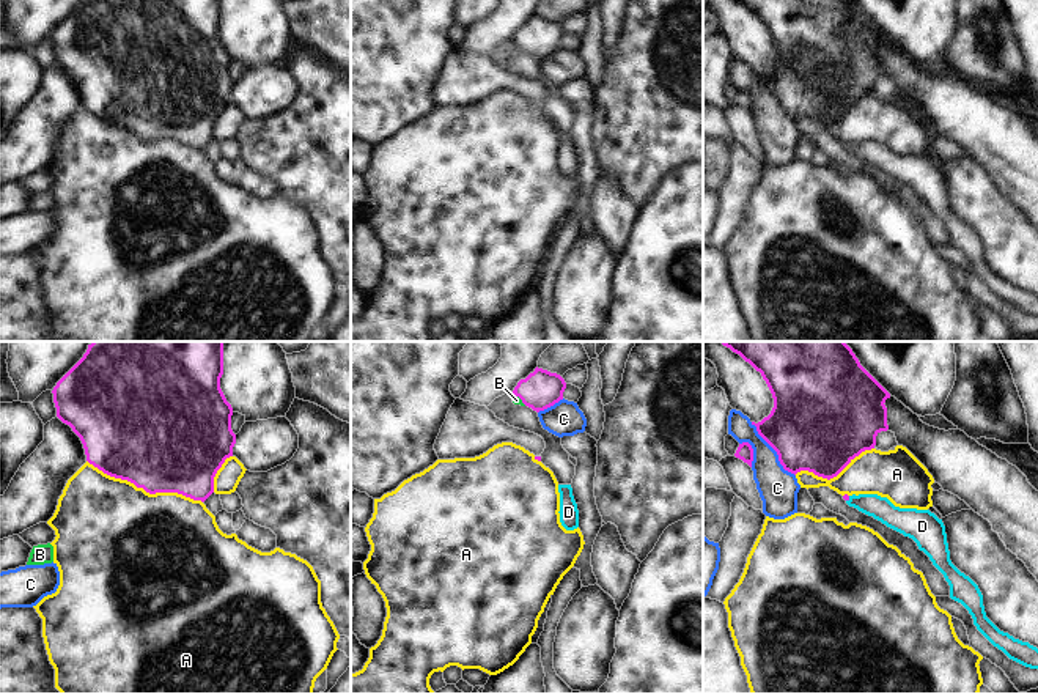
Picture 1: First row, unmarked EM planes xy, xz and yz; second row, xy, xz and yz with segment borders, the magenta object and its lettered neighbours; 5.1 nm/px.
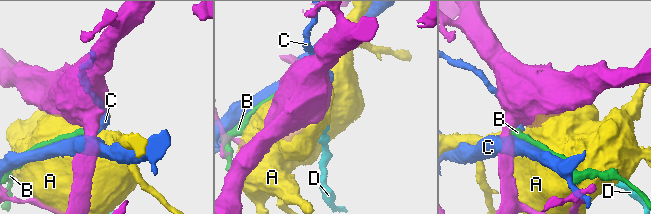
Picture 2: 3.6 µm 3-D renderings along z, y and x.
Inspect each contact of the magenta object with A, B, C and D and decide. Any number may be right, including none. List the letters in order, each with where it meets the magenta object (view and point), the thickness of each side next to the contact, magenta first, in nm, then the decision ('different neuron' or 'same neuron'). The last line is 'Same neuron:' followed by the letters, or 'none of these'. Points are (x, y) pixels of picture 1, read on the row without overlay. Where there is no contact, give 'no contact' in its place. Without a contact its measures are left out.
A: xy (145, 137) | 500/480 nm | different neuron
B: xz (519, 44) | 200/50 nm | different neuron
C: yz (774, 96) | 480/200 nm | different neuron
D: yz (848, 147) | 30/120 nm | same neuron
Same neuron: D

